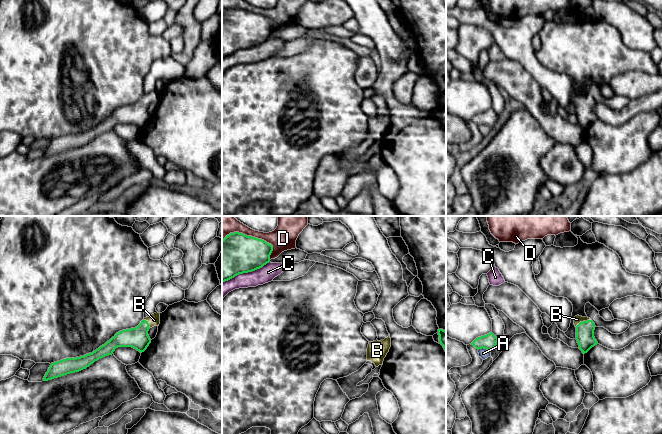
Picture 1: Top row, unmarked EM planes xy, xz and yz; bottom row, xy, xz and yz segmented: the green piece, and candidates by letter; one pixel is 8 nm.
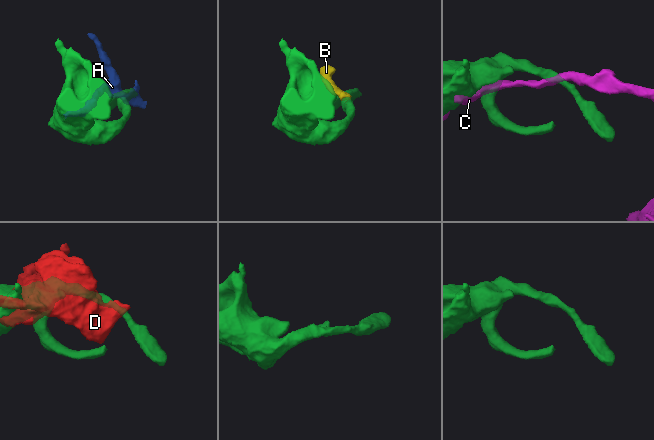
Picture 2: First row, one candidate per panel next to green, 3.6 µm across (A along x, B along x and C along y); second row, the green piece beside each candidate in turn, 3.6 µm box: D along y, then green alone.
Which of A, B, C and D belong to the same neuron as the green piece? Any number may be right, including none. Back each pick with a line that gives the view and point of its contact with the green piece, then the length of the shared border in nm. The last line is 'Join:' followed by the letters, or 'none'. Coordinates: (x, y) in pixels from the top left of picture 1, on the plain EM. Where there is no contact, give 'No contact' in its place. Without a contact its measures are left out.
B: Touches green at yz (583, 97). Shared border 140 nm
Join: B

